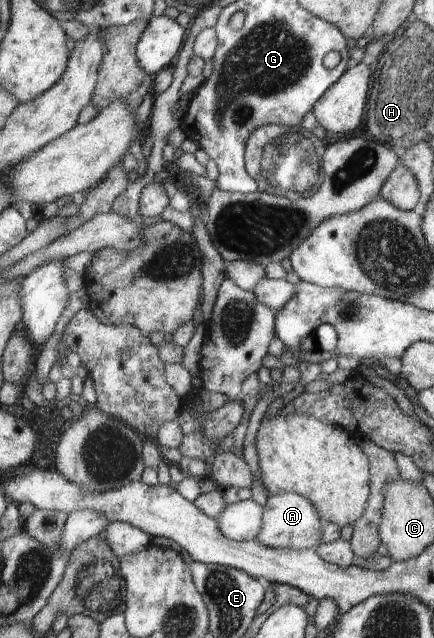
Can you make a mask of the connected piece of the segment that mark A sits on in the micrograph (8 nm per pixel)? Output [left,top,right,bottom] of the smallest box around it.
[256,492,324,550]

